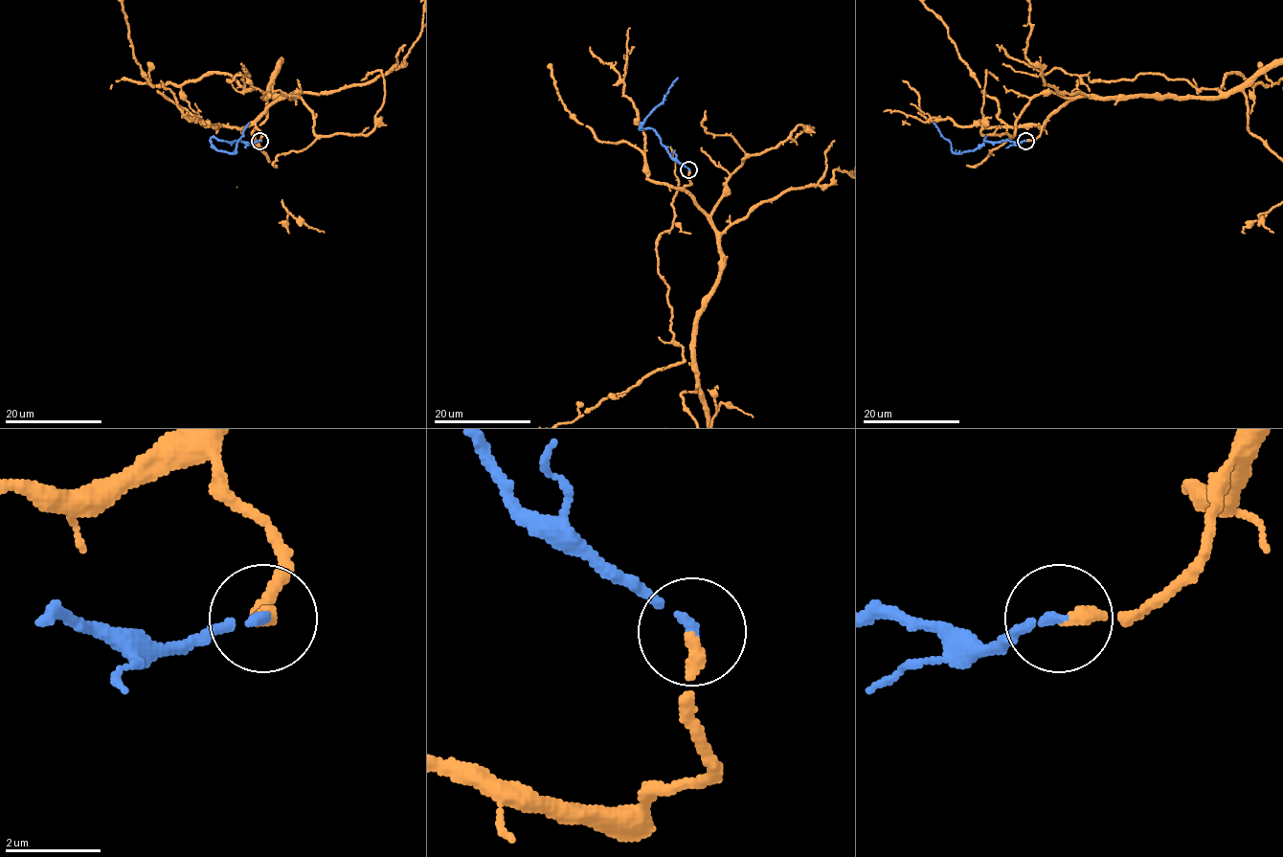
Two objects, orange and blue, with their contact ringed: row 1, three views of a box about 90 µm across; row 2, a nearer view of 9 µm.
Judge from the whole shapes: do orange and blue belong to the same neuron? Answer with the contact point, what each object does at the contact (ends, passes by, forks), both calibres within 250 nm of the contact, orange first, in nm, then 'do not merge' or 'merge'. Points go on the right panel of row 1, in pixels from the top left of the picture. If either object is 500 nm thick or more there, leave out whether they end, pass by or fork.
(1025, 141) | orange ends | blue ends | 280/180 nm | merge

